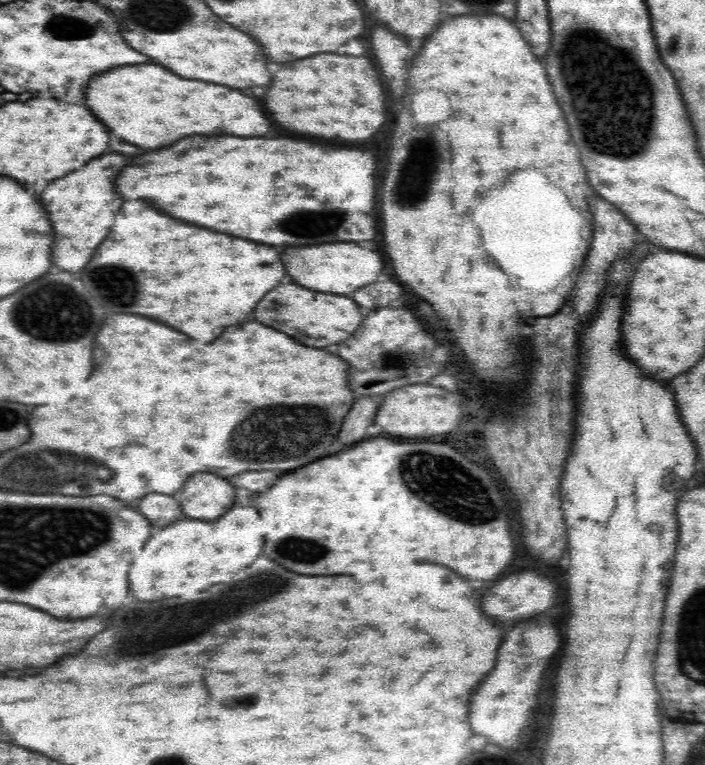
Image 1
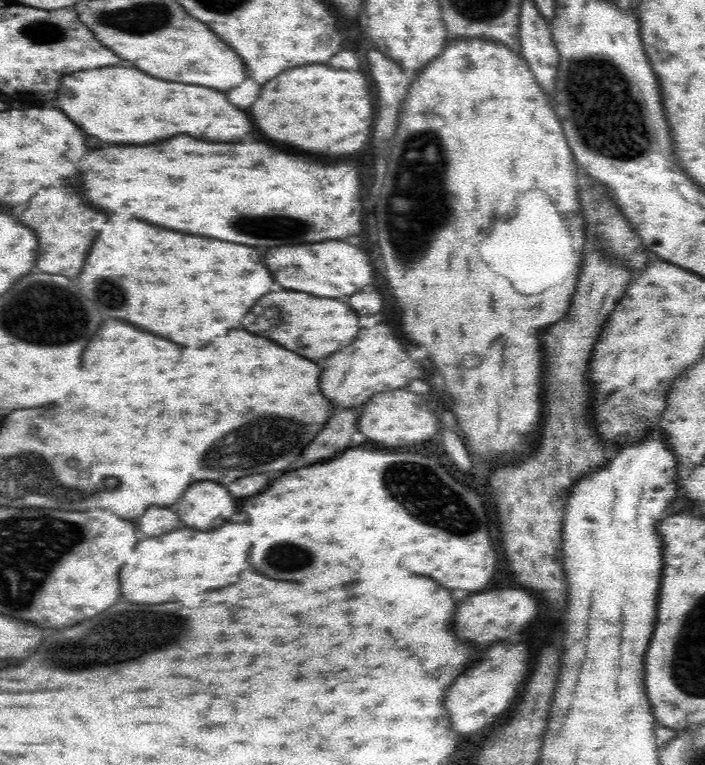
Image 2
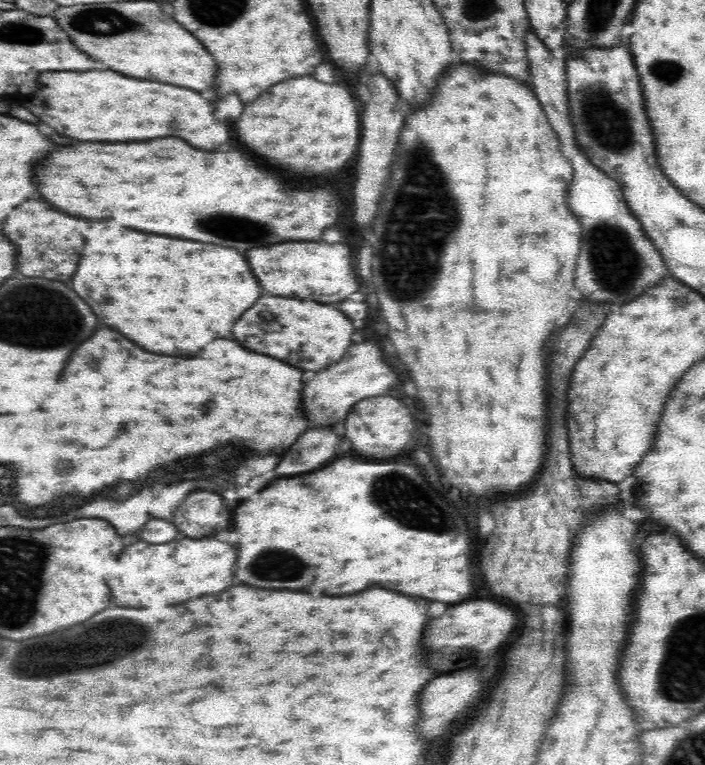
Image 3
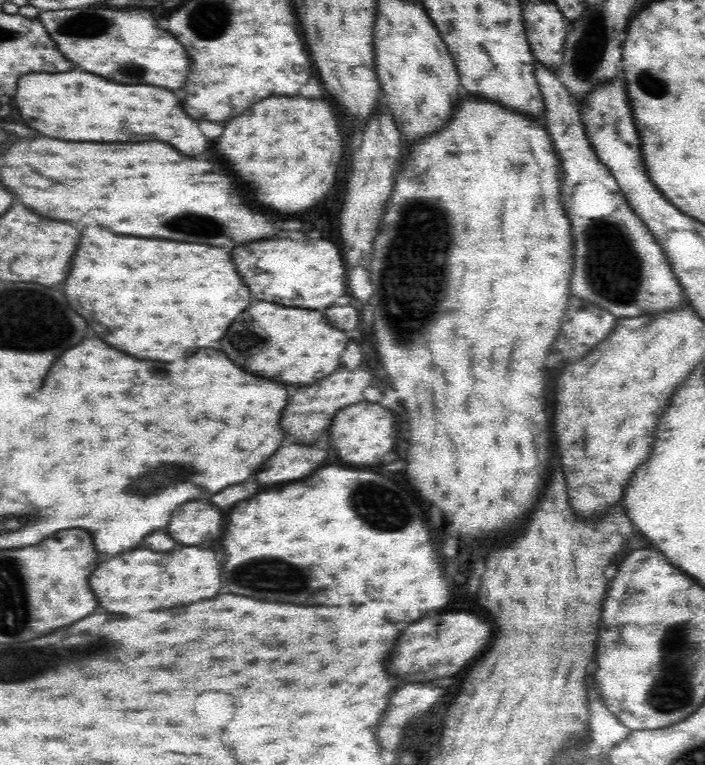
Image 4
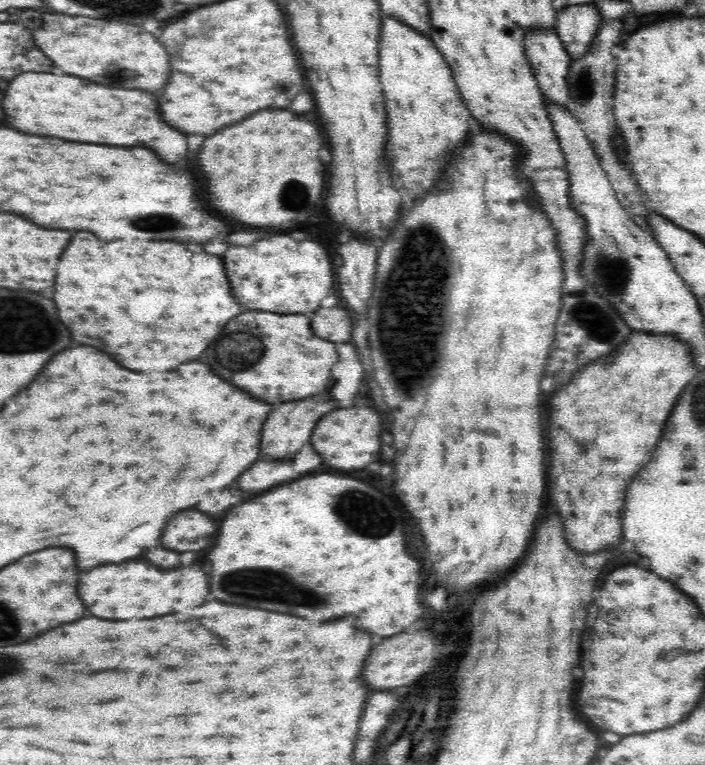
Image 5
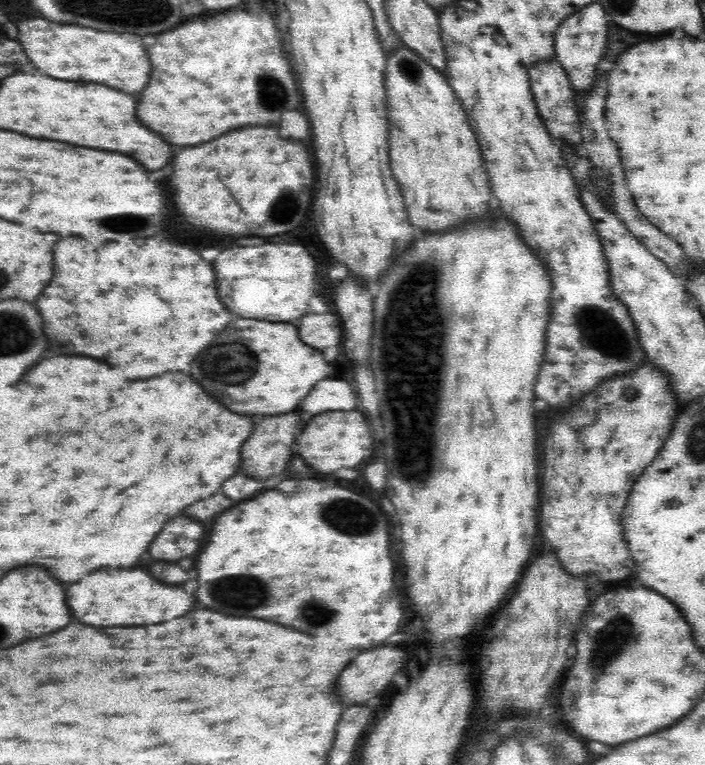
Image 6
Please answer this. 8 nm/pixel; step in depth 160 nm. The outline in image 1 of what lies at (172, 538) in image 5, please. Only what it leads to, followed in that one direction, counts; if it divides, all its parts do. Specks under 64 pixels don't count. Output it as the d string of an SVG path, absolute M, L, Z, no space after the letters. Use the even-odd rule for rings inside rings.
M199 472L189 476L183 487L172 495L178 501L187 518L214 520L214 518L220 518L226 510L230 510L234 506L232 502L236 500L236 487L226 477Z

